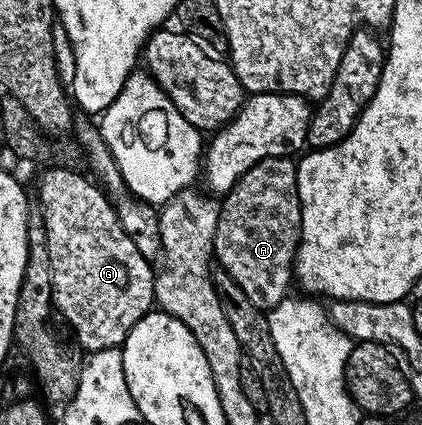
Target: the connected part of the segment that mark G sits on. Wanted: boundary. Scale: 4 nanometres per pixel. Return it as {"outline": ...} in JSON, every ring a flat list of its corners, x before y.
{"outline":[[47,167,43,174,39,177,39,209,45,227,45,235,49,243,49,263,53,263,53,305,56,310,63,312,65,320,71,324,71,329,75,332,75,337,79,340,78,348,85,349,88,354,101,351,103,348,113,348,122,346,123,340,127,338,129,330,140,321,146,313,152,312,155,305,155,274,156,270,151,269,152,262,148,258,141,255,141,251,137,251,137,247,133,243,133,239,129,239,129,235,125,235,125,231,121,227,121,223,115,214,115,206,111,204,106,193,90,176,82,177,76,170,71,167]]}

